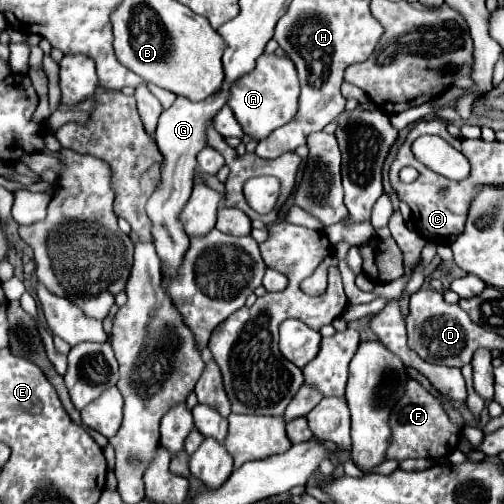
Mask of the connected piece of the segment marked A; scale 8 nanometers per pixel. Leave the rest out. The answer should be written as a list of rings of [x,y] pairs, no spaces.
[[[261,55],[257,59],[257,65],[247,75],[239,77],[229,87],[227,105],[231,107],[235,119],[243,127],[247,135],[251,135],[255,141],[265,139],[271,131],[291,121],[297,109],[299,99],[299,81],[295,73],[295,65],[289,57],[277,57],[277,55]]]

